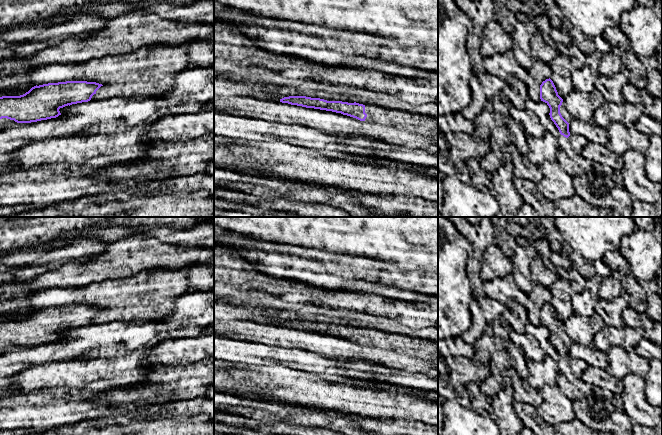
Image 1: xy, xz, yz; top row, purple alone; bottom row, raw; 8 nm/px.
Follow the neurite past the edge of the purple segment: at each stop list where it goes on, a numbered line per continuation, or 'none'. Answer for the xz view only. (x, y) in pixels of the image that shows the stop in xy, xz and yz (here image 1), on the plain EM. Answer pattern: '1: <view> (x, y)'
1: xz (423, 349)

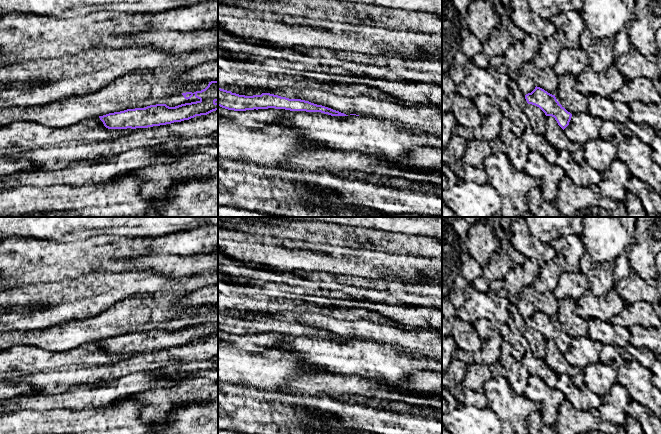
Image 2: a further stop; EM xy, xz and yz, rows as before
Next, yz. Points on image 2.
none

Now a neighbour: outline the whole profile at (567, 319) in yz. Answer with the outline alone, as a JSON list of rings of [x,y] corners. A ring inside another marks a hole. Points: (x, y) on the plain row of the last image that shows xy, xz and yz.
[[[564,298],[558,301],[558,309],[555,321],[571,338],[584,337],[588,334],[587,321],[580,317],[575,311],[576,301]]]

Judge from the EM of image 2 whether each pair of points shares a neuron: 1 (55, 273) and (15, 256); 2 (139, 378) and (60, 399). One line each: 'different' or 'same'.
1: same
2: same

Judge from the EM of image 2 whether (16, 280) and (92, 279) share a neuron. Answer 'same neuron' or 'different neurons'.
different neurons

